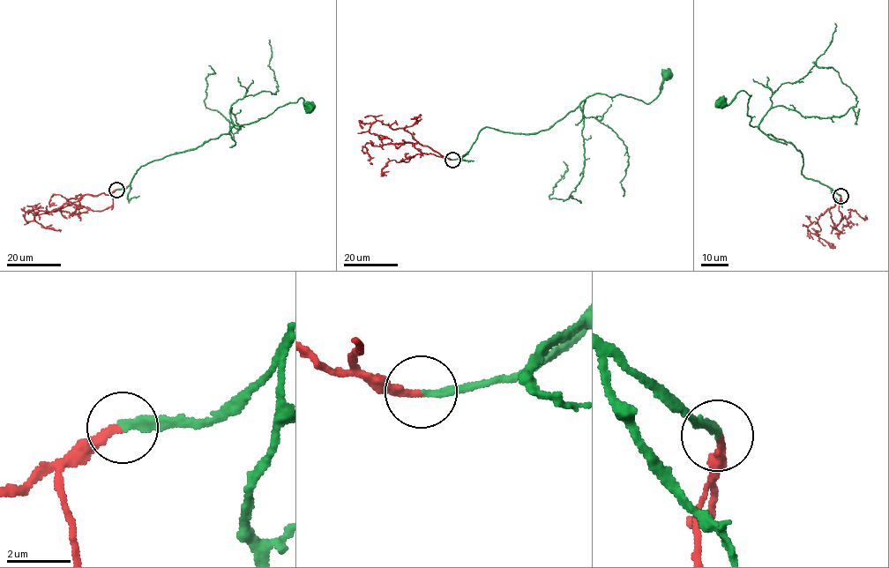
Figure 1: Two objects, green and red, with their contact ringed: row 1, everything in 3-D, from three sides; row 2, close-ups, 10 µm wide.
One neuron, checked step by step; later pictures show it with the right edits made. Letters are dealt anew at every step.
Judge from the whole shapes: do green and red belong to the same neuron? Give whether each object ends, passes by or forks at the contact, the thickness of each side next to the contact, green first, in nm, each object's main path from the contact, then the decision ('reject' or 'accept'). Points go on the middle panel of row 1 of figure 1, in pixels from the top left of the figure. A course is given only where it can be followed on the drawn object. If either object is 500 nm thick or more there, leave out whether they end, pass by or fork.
green ends; red ends; calibres 240 and 240 nm; course green (452, 159), (468, 152), (486, 127), (513, 133), (547, 130), (596, 93), (621, 94), (649, 103), (666, 75); course red (452, 159), (422, 145), (404, 129), (392, 129), (377, 120), (369, 126), (372, 134), (392, 141); accept

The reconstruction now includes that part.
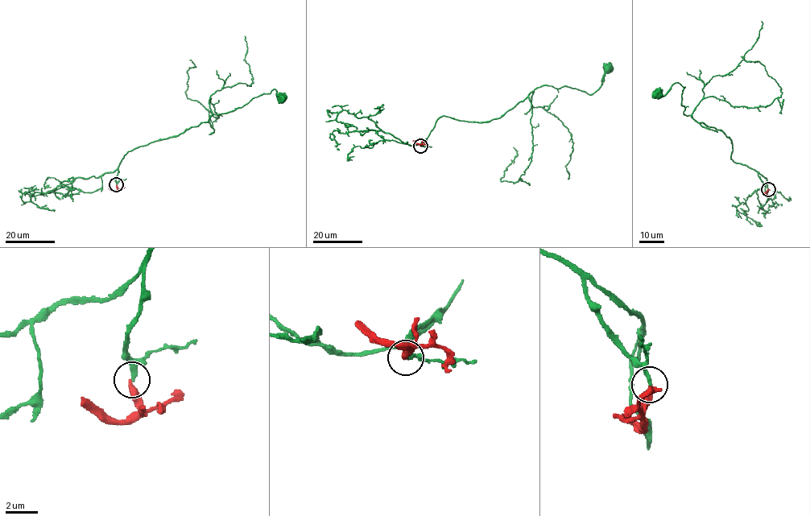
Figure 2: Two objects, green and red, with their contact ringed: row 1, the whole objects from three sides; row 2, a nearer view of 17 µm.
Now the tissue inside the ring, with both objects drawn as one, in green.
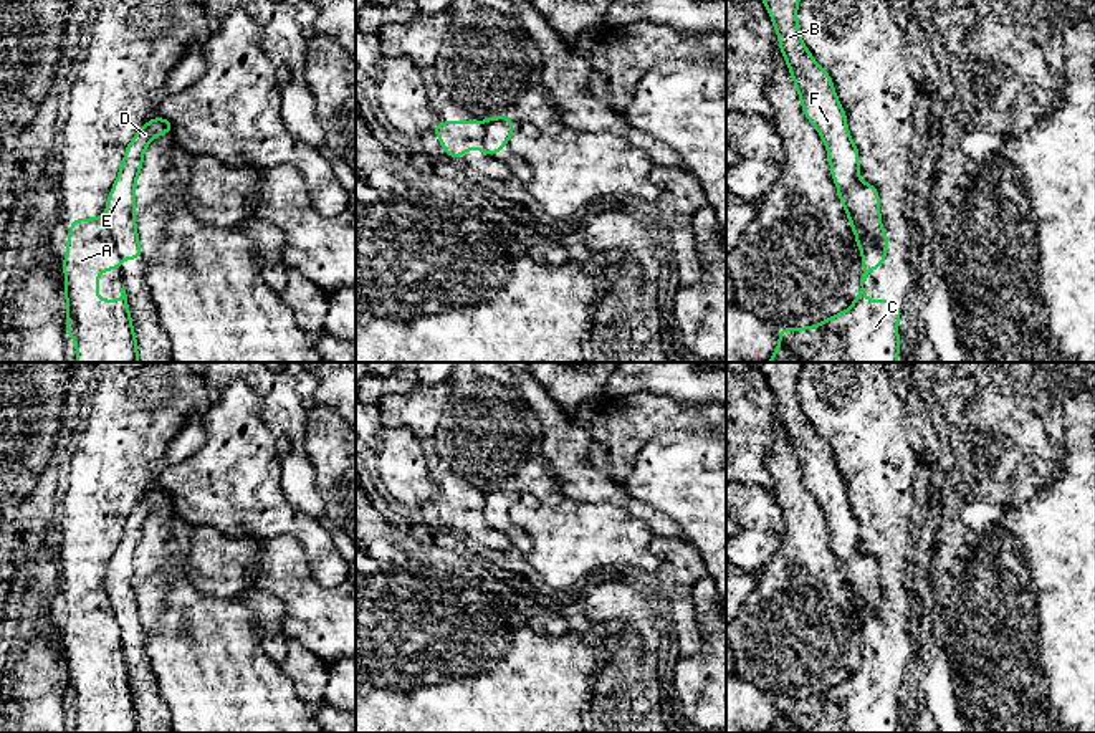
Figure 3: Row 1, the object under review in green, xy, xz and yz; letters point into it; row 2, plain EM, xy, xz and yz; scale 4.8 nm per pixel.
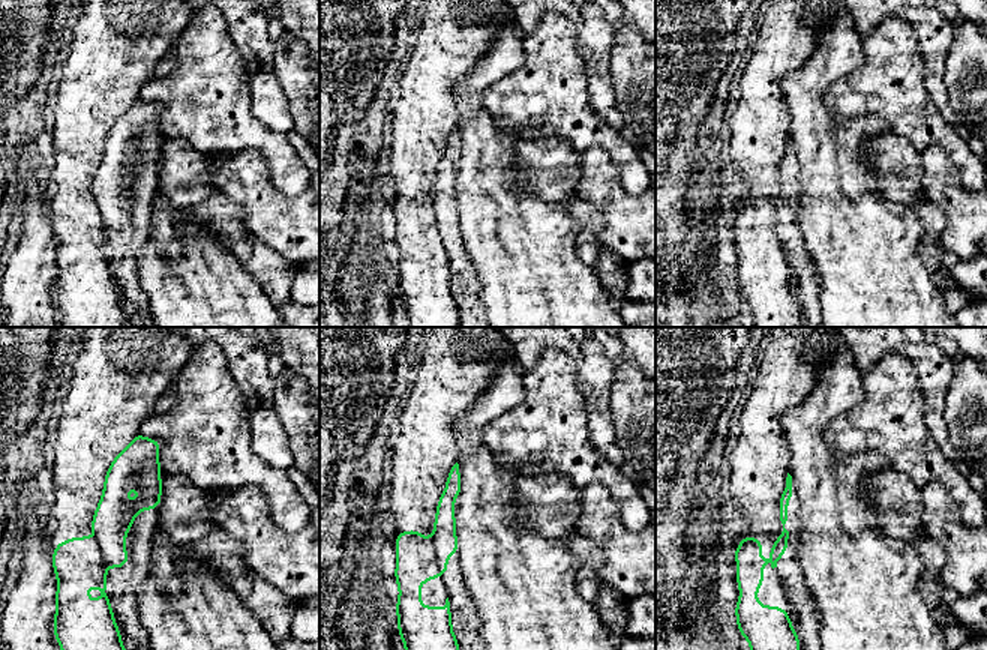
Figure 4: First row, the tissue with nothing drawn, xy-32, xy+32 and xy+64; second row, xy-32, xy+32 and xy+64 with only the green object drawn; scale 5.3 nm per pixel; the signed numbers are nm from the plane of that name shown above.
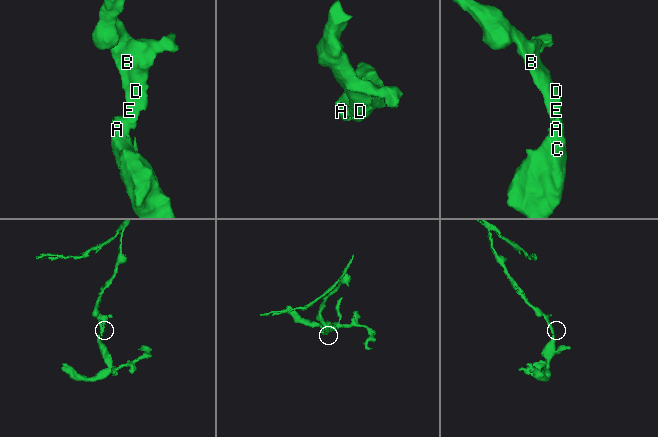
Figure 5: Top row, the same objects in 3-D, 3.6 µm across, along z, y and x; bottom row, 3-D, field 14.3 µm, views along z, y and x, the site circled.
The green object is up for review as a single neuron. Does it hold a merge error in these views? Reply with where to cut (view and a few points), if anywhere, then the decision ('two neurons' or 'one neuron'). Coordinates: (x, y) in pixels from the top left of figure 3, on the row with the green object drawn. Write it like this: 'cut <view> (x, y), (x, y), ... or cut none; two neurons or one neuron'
cut xy (105, 219), (121, 258); two neurons

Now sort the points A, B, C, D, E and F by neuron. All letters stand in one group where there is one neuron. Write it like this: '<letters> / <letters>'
A C / B D E F

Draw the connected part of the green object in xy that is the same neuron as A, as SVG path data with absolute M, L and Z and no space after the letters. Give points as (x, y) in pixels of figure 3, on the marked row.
M76 218L71 220L66 256L61 265L66 281L66 334L76 343L76 362L139 362L137 341L132 328L132 319L127 306L127 295L124 285L121 288L121 298L117 301L101 299L96 291L99 288L98 275L108 270L121 270L121 256L116 250L114 240L108 220L96 218Z

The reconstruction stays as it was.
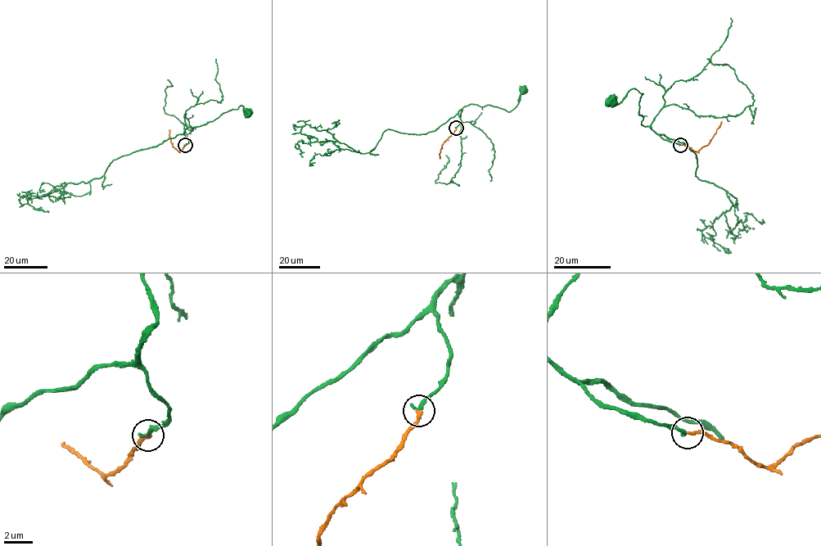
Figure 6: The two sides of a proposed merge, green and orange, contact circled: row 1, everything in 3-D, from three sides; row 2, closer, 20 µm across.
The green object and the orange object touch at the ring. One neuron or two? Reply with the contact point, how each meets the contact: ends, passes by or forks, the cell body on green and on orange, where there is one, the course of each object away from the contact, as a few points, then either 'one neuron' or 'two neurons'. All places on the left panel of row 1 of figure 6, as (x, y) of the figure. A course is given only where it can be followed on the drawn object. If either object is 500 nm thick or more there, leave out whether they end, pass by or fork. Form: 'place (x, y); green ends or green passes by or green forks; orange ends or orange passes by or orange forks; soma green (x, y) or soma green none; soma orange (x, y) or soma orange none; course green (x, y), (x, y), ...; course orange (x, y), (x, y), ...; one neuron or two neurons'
place (185, 145); green ends; orange ends; soma green (247, 113); soma orange none; course green (185, 145), (188, 142), (184, 132), (187, 128), (202, 125), (240, 106), (243, 107), (246, 115), (247, 113); course orange (185, 145), (179, 151), (172, 146), (169, 129); one neuron

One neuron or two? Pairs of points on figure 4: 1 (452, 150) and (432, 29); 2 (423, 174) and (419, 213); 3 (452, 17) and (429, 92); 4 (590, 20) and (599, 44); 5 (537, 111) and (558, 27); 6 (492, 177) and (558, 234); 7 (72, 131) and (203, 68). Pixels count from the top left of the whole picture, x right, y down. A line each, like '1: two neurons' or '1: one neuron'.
1: two neurons
2: one neuron
3: one neuron
4: one neuron
5: one neuron
6: one neuron
7: two neurons

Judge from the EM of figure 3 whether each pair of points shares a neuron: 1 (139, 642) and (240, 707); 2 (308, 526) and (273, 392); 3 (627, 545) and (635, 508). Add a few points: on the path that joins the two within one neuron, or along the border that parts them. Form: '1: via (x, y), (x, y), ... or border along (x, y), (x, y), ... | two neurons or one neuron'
1: border along (143, 626), (148, 657), (159, 684) | two neurons
2: border along (282, 480), (285, 497), (308, 515) | two neurons
3: border along (597, 503), (611, 503), (627, 510), (655, 535) | two neurons

